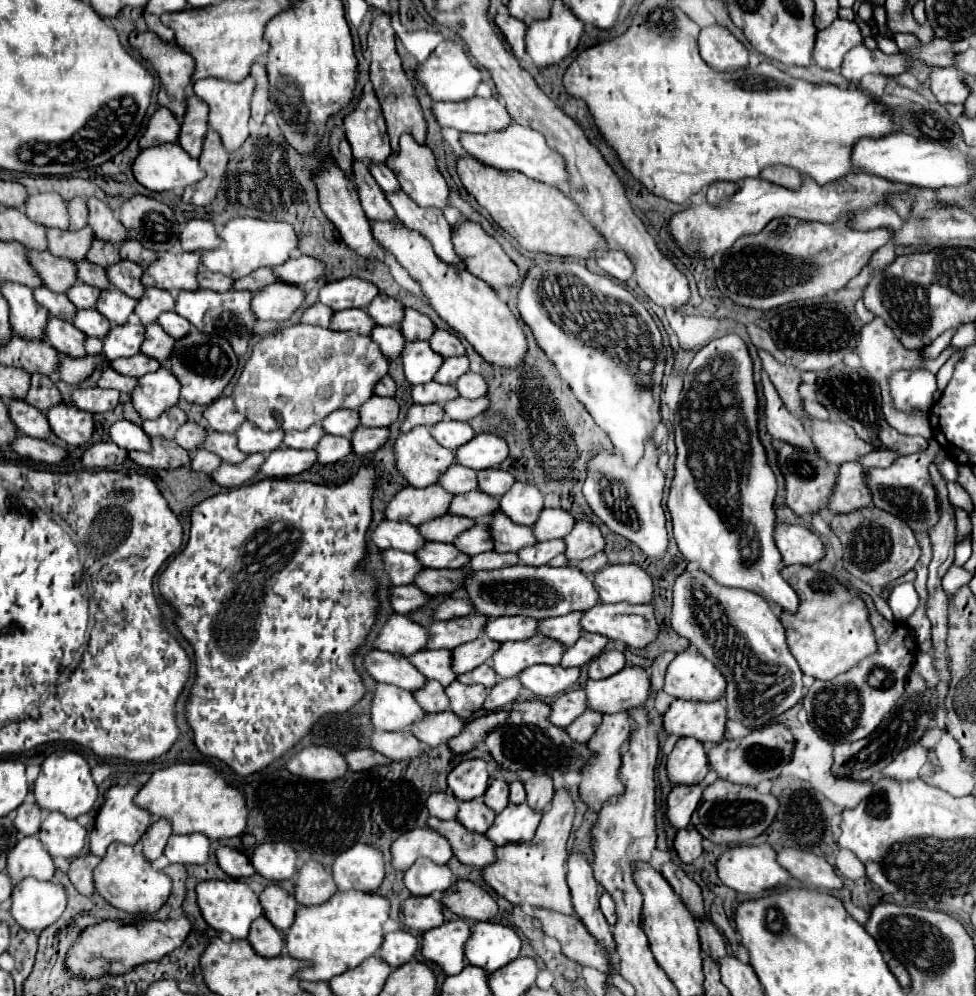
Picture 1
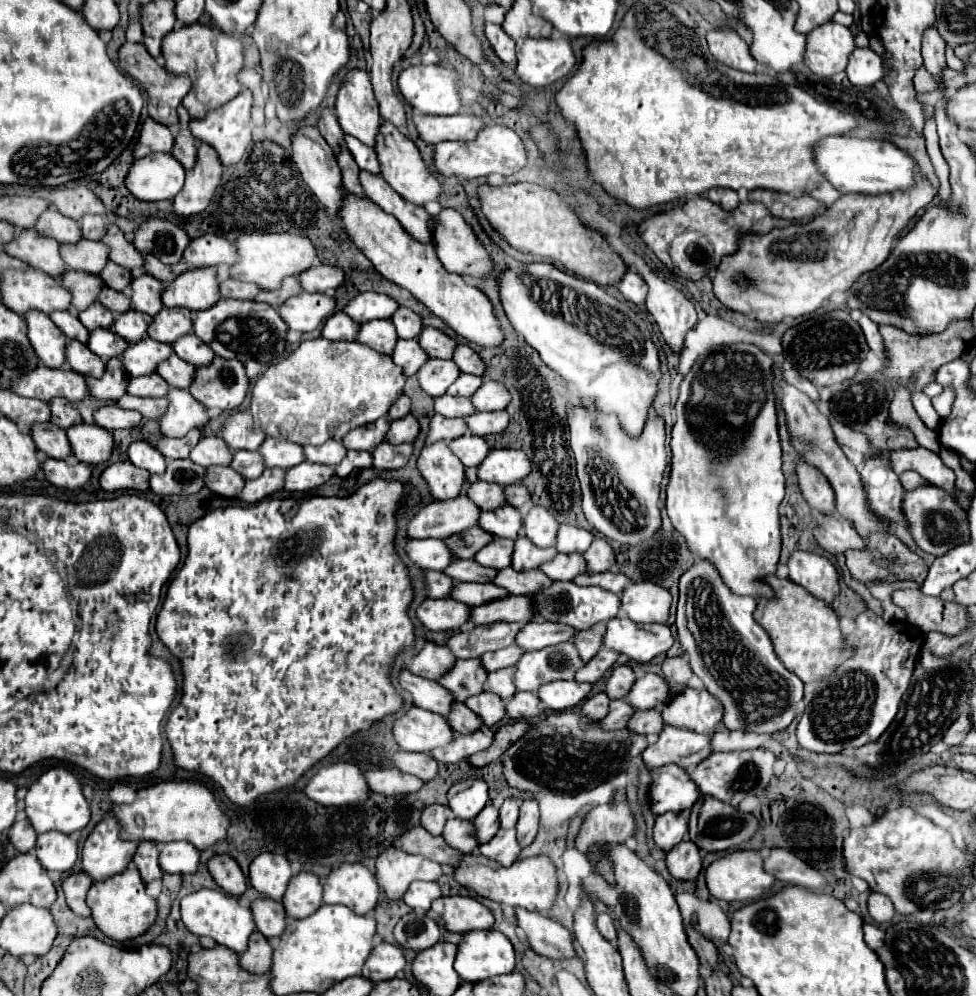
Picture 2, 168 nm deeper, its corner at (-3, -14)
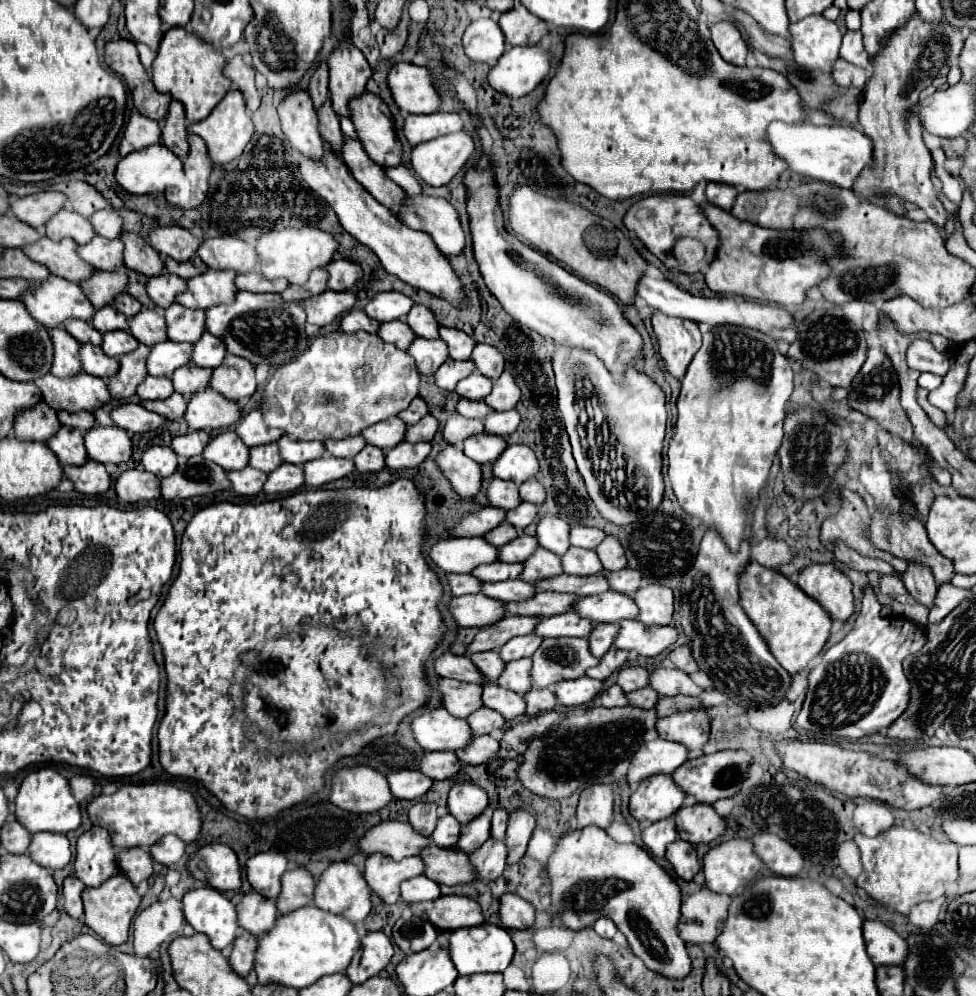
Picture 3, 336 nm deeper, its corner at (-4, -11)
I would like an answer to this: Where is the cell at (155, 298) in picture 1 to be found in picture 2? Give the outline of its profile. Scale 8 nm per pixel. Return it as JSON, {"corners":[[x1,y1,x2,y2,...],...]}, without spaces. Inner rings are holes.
{"corners":[[162,308,148,328,148,336,158,342,174,342,192,330,192,316,182,308]]}

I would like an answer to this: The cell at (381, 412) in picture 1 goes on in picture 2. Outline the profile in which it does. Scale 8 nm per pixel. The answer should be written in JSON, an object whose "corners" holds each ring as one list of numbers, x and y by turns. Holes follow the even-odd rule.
{"corners":[[408,414,406,418,400,418,400,420,390,420,388,442,394,442,394,444,414,442,418,438,418,434,420,434,420,424,412,414]]}

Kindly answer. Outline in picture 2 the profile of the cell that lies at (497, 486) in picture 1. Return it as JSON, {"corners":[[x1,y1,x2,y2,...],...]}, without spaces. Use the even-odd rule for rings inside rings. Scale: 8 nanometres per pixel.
{"corners":[[512,484,512,486,506,486,504,492,506,492,508,504,514,506,514,508,520,508,522,504,526,504,526,502,530,500,530,492,528,492,528,488,526,488,524,484]]}

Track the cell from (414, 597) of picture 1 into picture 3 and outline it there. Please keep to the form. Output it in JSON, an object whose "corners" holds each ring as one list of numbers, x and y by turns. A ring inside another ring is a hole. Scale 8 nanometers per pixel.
{"corners":[[461,595,449,601,449,613,459,627,485,627,503,617,503,603,497,599,477,595]]}

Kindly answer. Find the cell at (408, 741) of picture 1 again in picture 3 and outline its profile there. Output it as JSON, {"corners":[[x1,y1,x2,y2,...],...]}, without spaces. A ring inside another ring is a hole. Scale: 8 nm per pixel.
{"corners":[[433,751,423,755,419,761,419,771,431,779,449,779,459,771,459,761,455,759,455,753]]}

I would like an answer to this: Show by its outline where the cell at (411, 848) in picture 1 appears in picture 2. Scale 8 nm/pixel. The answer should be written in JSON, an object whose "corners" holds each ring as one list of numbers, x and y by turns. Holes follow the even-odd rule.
{"corners":[[386,848,376,858,376,878,380,890,390,900,400,900,414,880,438,880,442,866,422,856,410,856,396,848]]}

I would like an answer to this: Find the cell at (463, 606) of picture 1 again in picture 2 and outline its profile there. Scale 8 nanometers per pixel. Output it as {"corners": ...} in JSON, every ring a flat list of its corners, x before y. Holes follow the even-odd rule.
{"corners":[[508,596,502,600,494,600,482,606,472,608,470,622,474,626,494,624,494,622,518,622,528,624,530,618,530,596]]}

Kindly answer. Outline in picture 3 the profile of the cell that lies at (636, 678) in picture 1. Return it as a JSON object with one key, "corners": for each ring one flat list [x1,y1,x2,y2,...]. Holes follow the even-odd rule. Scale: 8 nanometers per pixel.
{"corners":[[655,669,649,677,649,687,657,691,661,697,675,697,675,695,689,695,697,697,703,693,701,687,697,687,687,673,679,669]]}

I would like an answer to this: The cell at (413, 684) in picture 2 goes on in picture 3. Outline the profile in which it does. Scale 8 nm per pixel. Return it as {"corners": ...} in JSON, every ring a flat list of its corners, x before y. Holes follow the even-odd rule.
{"corners":[[439,679,439,691,441,691,441,705,459,719,465,719,471,715,471,711,477,711,481,701,481,685,475,683,461,683,453,679]]}

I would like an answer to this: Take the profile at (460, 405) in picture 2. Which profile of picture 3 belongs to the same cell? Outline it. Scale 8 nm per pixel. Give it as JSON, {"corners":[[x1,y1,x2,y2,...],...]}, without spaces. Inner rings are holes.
{"corners":[[461,397,459,403,457,403,457,413,463,415,463,417,479,417,479,419,483,419,487,415,487,411,491,411,491,409,483,401,471,401,471,399]]}

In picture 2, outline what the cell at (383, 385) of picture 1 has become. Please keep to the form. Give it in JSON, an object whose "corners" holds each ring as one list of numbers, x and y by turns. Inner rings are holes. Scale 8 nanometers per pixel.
{"corners":[[404,394,404,396,400,396,398,398,398,402,390,408,390,412,388,412,388,418,392,418,392,420,398,420,398,418,404,418,408,412,410,412,410,398]]}

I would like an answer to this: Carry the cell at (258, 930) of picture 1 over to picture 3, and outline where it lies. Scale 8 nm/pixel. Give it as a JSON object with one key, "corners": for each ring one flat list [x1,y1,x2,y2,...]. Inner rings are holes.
{"corners":[[241,931,239,939,235,939,235,947,229,955,233,969,241,977,247,977,249,971,255,967,255,953,257,953,257,937,251,935,249,931]]}

